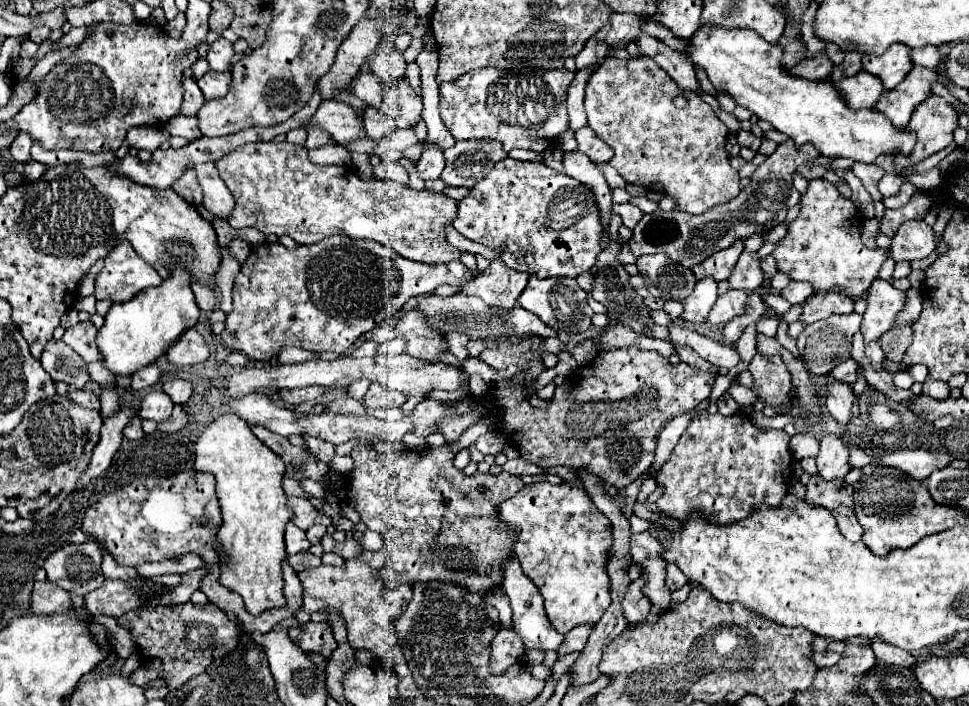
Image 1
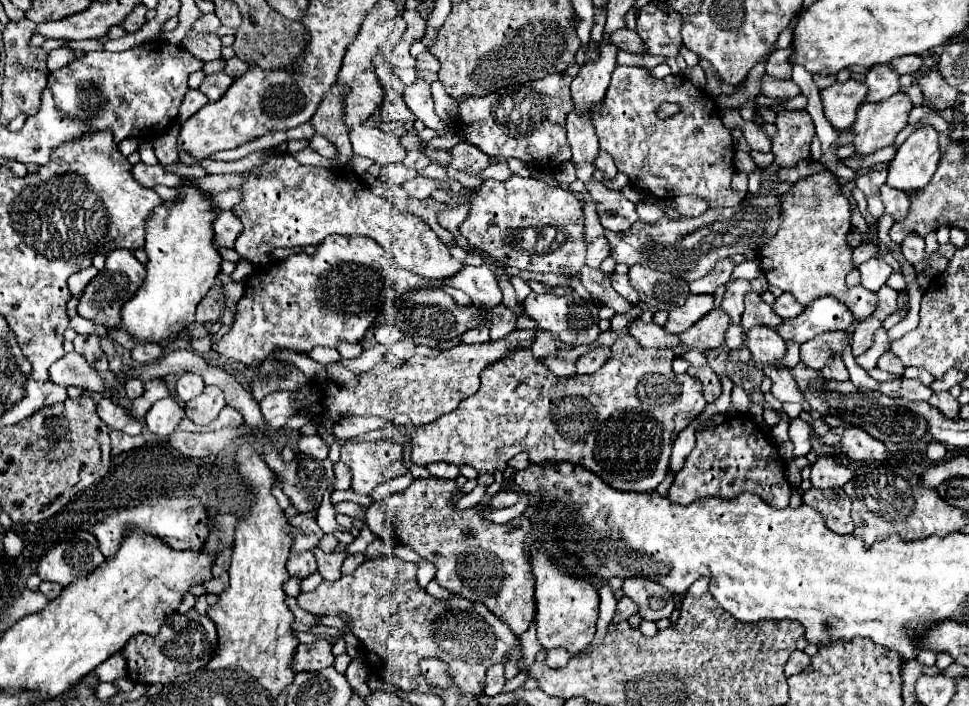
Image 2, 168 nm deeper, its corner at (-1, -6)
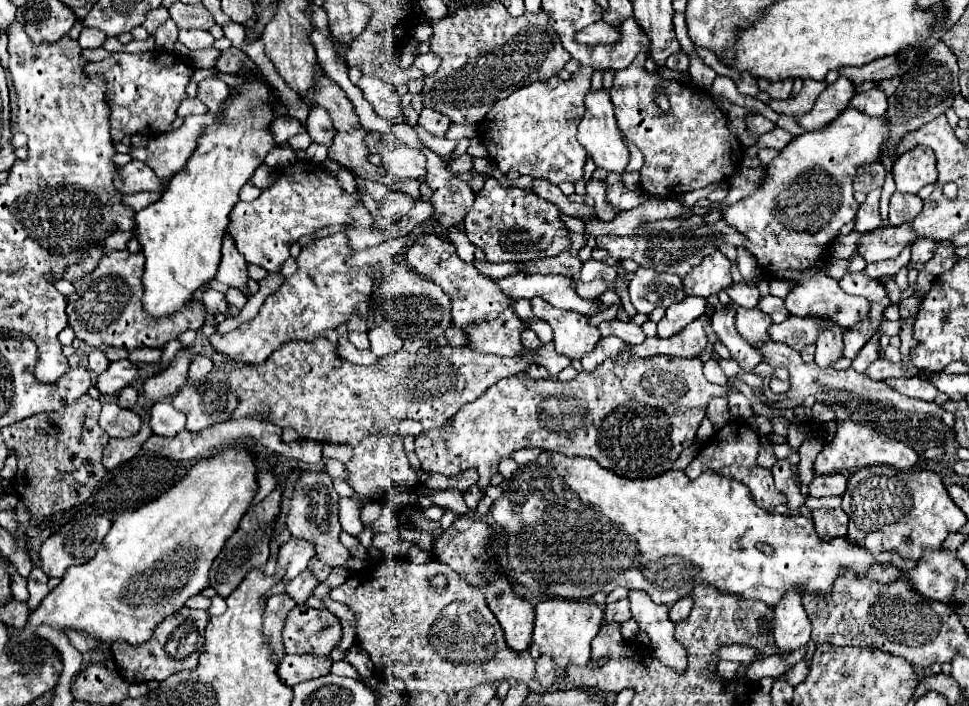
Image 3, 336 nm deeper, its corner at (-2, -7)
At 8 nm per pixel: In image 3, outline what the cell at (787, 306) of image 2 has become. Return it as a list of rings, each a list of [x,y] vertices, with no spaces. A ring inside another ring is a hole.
[[[773,295],[763,297],[763,299],[759,301],[759,309],[761,309],[763,313],[771,315],[773,323],[783,323],[783,321],[789,317],[789,311],[787,311],[787,307],[785,307],[785,301],[779,299],[779,297],[773,297]]]

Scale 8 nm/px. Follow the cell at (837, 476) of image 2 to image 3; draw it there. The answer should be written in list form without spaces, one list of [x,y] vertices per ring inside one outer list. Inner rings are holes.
[[[841,473],[833,475],[815,475],[809,483],[809,493],[813,497],[825,497],[825,495],[843,495],[847,485],[847,477]]]

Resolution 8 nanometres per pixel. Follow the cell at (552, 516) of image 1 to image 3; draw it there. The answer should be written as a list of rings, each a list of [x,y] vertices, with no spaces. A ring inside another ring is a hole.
[[[545,599],[535,607],[533,643],[541,653],[553,657],[559,667],[569,663],[585,665],[591,657],[591,641],[597,635],[603,621],[603,609],[593,601],[569,601],[569,599]]]

